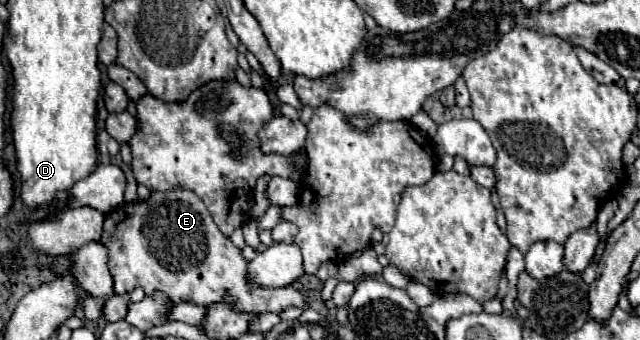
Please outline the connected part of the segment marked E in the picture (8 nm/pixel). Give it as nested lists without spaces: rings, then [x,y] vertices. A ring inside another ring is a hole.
[[[169,189],[165,193],[153,191],[149,199],[145,201],[133,201],[123,203],[117,209],[113,209],[105,217],[103,235],[99,239],[109,251],[109,271],[113,277],[113,293],[123,295],[131,293],[135,287],[141,287],[147,297],[151,297],[155,291],[169,293],[169,301],[173,303],[195,303],[195,305],[211,305],[219,299],[229,299],[237,311],[275,311],[281,313],[289,307],[303,307],[305,295],[297,291],[295,287],[281,287],[281,289],[269,289],[263,285],[249,285],[245,281],[245,269],[249,269],[249,261],[243,257],[241,249],[231,243],[227,235],[223,235],[209,211],[205,209],[205,203],[189,189]]]

